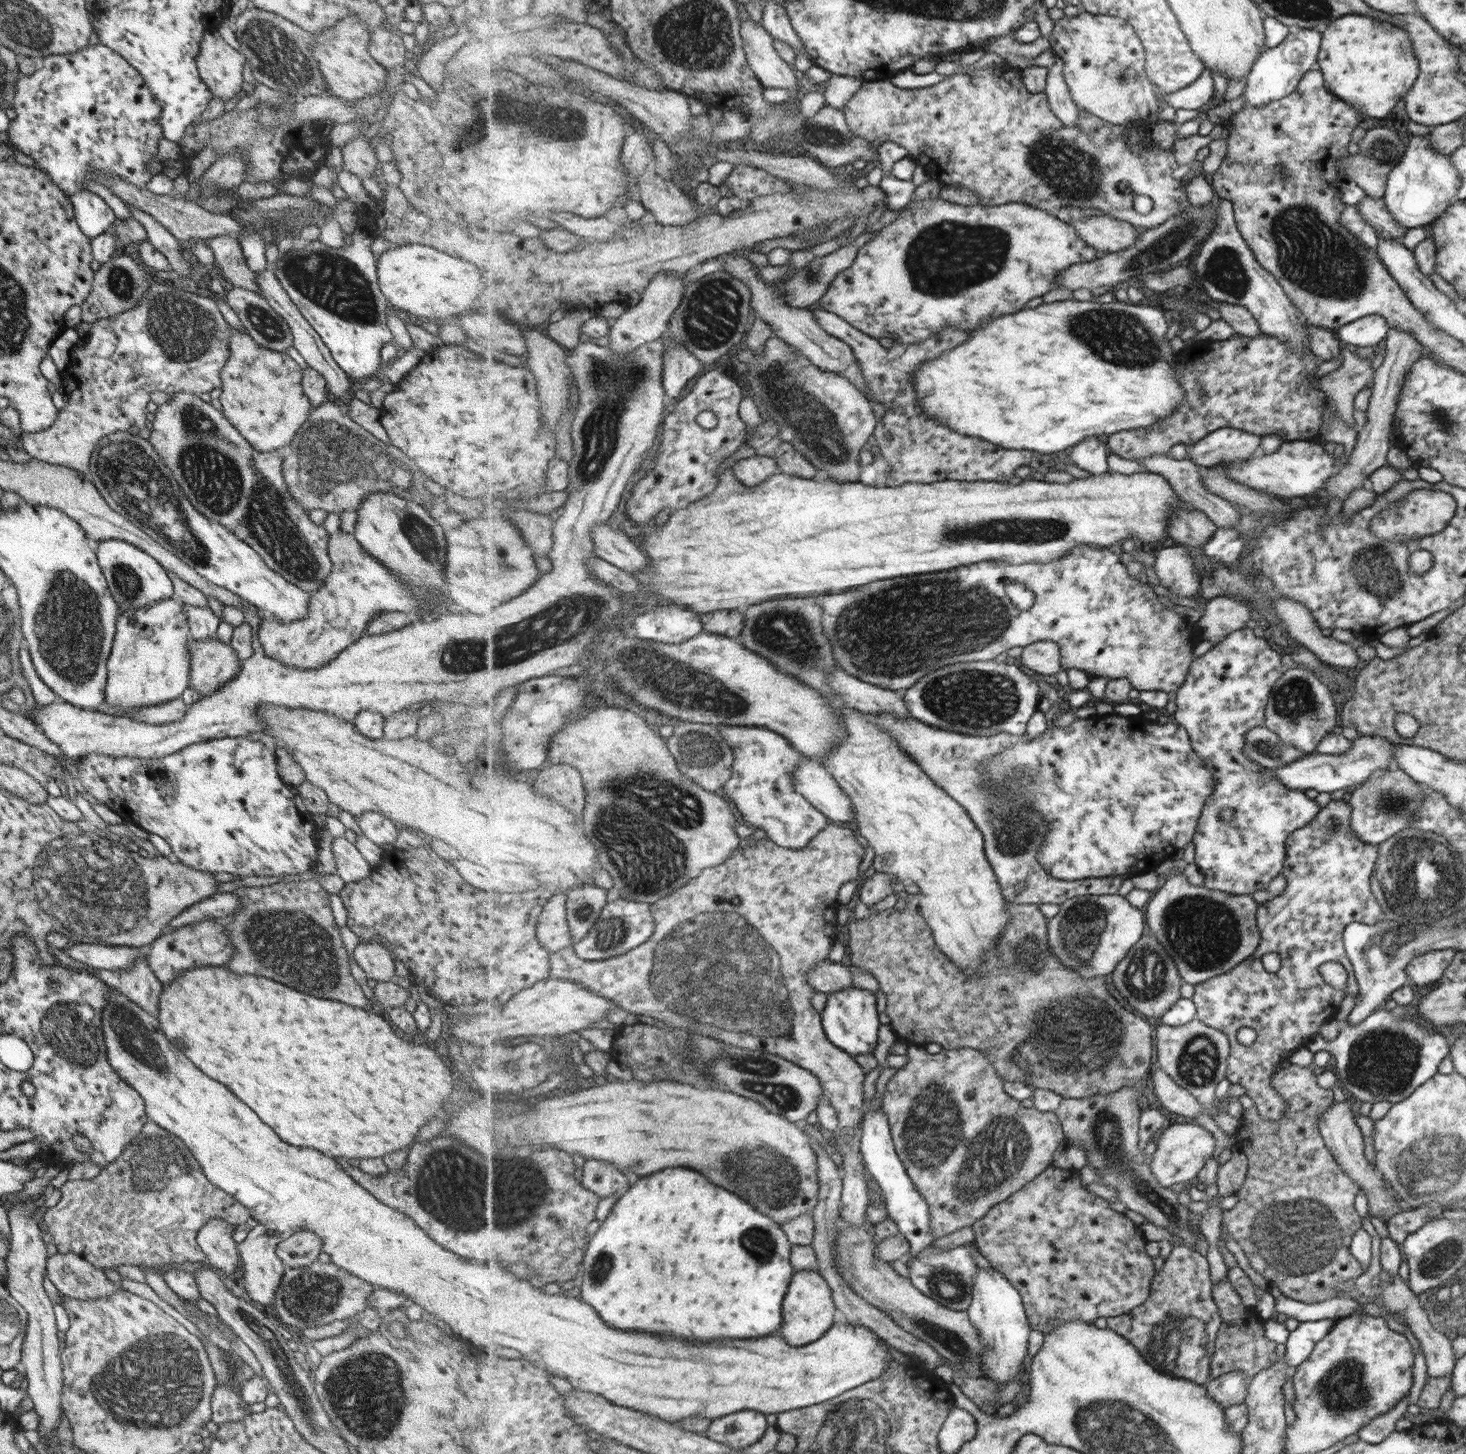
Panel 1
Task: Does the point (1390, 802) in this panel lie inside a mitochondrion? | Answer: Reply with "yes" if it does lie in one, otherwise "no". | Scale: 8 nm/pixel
yes

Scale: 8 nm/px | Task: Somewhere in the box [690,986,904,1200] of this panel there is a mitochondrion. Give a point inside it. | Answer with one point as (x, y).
(757, 1074)

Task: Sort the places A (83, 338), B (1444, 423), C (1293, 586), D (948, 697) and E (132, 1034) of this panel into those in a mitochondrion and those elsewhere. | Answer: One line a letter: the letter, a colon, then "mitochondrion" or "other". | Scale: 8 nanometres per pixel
A: other
B: mitochondrion
C: other
D: mitochondrion
E: mitochondrion

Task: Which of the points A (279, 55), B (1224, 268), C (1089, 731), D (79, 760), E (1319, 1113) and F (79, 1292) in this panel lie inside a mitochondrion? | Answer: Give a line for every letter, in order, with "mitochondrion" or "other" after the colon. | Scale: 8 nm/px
A: mitochondrion
B: mitochondrion
C: other
D: other
E: other
F: other

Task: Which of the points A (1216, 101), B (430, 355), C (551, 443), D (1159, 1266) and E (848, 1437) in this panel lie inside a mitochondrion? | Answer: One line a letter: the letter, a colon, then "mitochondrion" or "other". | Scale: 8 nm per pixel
A: other
B: other
C: other
D: other
E: mitochondrion

